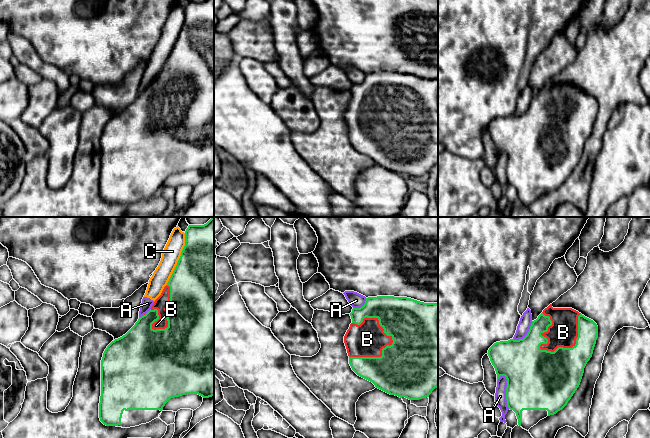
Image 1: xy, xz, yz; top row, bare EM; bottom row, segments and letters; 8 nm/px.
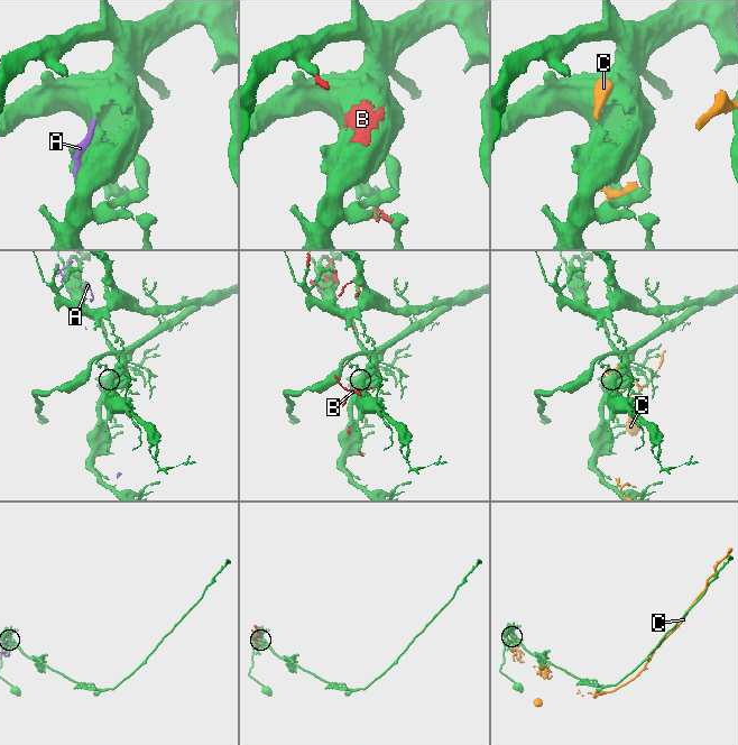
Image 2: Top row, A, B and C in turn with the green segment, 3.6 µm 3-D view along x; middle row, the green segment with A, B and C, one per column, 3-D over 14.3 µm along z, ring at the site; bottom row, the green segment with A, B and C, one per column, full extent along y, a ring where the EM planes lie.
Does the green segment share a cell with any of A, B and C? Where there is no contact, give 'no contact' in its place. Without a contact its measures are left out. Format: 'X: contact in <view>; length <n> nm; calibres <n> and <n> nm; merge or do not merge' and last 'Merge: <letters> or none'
A: contact in yz; length 280 nm; calibres 460 and 100 nm; do not merge
B: contact in yz; length 440 nm; calibres 360 and 240 nm; merge
C: contact in xy; length 440 nm; calibres 500 and 140 nm; do not merge
Merge: B

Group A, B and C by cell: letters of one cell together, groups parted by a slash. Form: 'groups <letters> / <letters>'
groups A C / B

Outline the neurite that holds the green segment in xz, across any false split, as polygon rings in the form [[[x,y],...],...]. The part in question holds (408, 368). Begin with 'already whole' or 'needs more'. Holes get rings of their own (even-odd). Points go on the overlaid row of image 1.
needs more; [[[368,297],[362,307],[352,309],[350,316],[352,323],[344,343],[352,370],[390,395],[409,400],[429,397],[438,387],[438,303],[424,303],[407,297]]]

